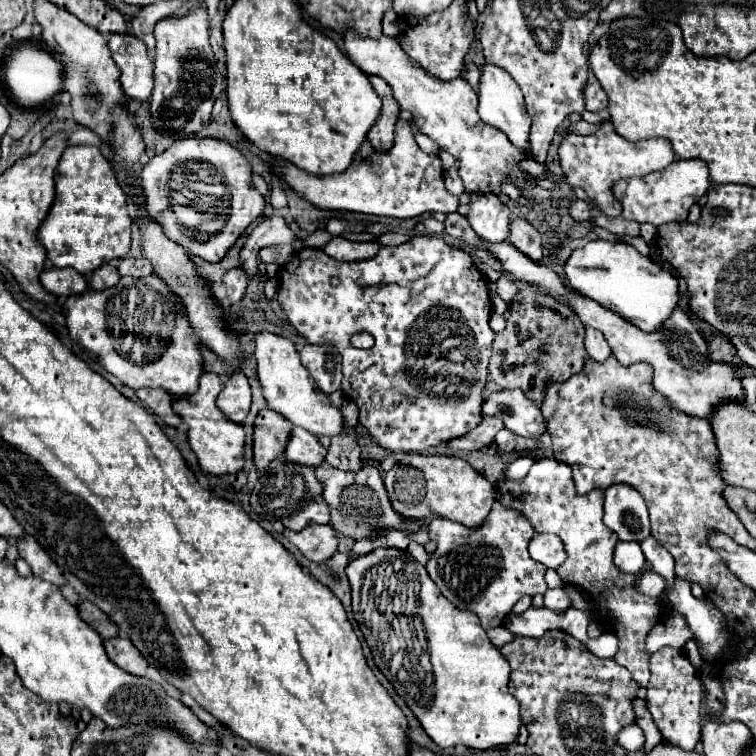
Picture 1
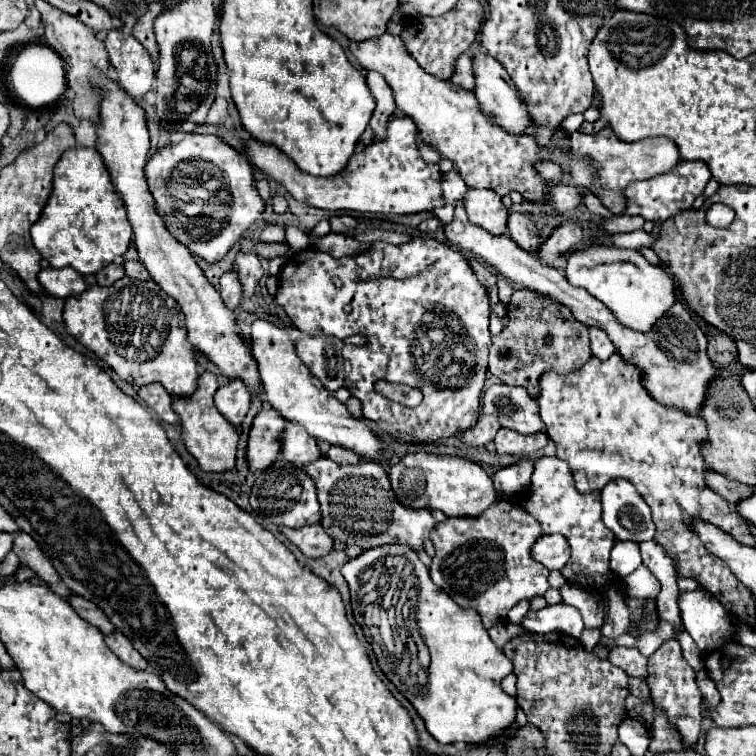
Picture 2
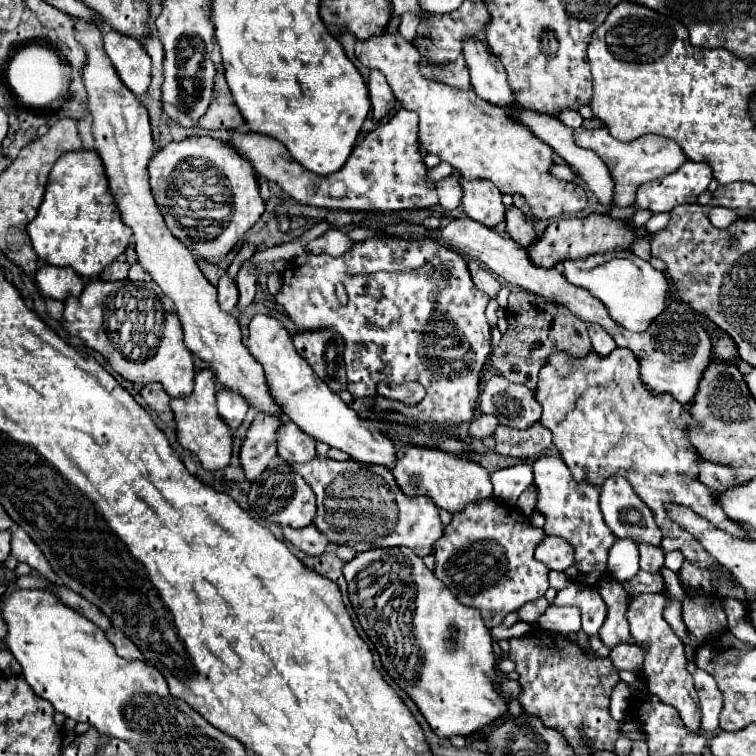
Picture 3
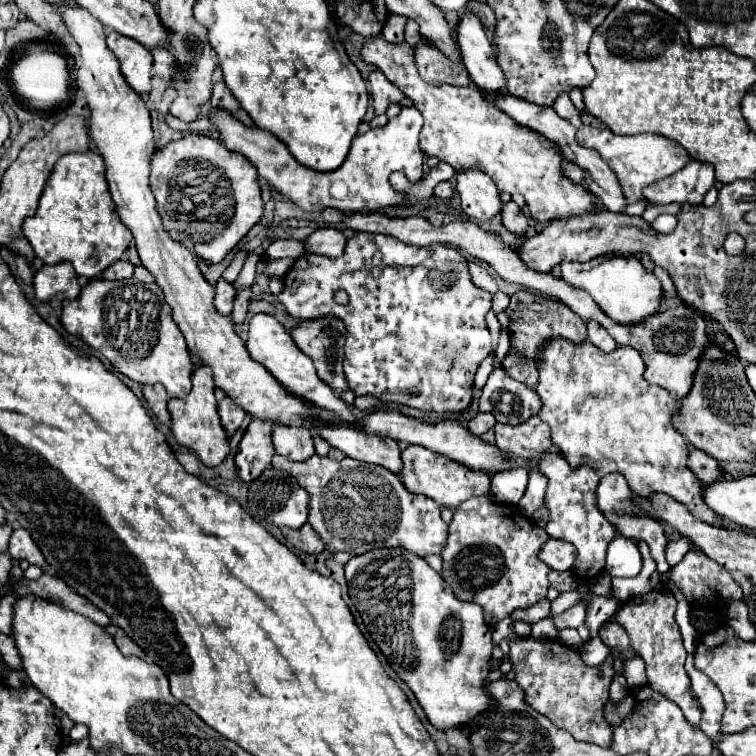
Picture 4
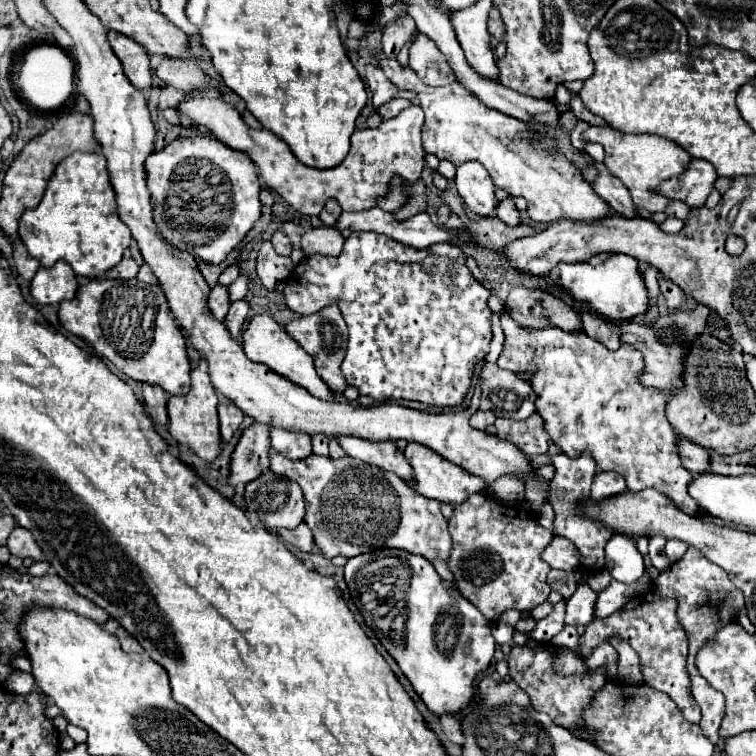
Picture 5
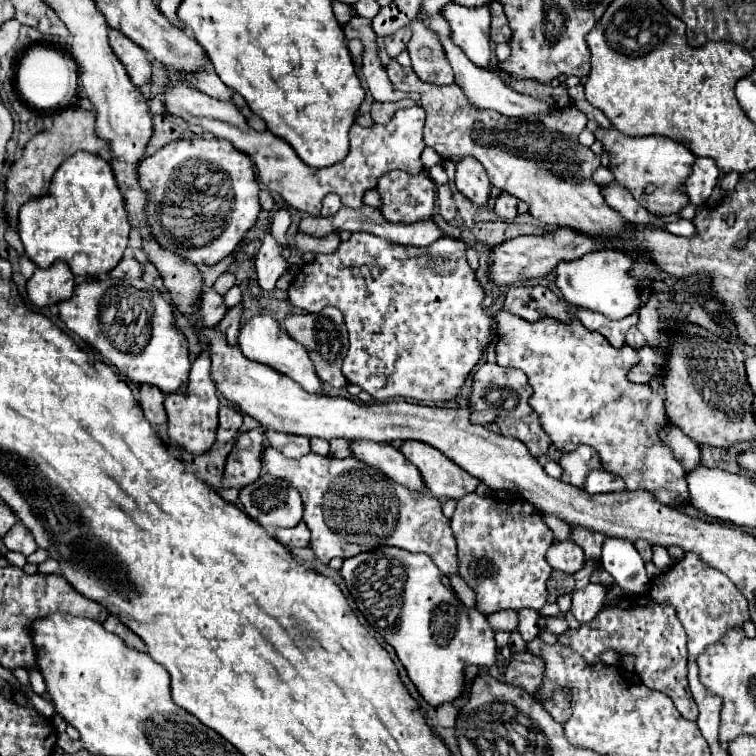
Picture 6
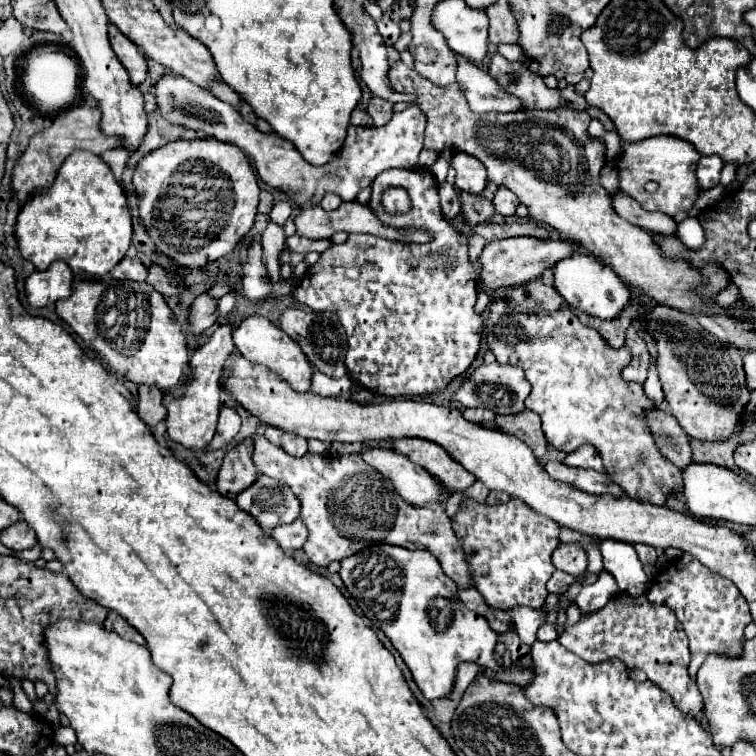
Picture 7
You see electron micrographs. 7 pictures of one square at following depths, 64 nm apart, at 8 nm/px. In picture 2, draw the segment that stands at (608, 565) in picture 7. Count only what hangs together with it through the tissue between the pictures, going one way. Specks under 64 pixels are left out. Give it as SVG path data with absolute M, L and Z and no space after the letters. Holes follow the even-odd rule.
M616 542L612 548L612 558L610 558L610 568L616 576L626 578L628 574L632 574L638 566L642 564L640 558L640 550L636 542Z

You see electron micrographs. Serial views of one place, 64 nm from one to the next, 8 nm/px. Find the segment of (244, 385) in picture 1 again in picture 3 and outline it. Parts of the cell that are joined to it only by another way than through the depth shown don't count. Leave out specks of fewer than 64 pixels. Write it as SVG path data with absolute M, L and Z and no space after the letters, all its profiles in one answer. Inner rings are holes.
M220 390L216 394L216 402L218 402L218 412L224 418L224 422L230 426L230 430L236 430L248 412L248 404L244 402L244 398L230 390Z

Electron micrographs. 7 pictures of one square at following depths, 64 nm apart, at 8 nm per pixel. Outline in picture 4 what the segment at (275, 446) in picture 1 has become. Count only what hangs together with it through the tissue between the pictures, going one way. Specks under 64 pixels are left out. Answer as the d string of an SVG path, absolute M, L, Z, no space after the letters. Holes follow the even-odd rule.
M252 420L250 426L246 428L246 432L240 440L238 452L234 456L240 482L256 480L270 466L272 454L274 454L272 424Z

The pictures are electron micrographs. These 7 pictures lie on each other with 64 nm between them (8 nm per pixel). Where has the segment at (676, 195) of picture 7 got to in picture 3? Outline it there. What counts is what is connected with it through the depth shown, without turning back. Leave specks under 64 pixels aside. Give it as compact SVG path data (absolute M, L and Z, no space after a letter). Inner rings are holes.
M584 126L576 128L576 144L580 144L582 148L590 148L594 150L610 168L612 178L616 180L616 206L630 206L636 202L636 190L652 180L664 178L670 172L678 170L684 162L686 156L682 152L682 148L674 142L668 140L664 136L656 136L656 134L644 134L636 140L630 142L620 142L616 140L608 128L598 128L598 130L588 130Z

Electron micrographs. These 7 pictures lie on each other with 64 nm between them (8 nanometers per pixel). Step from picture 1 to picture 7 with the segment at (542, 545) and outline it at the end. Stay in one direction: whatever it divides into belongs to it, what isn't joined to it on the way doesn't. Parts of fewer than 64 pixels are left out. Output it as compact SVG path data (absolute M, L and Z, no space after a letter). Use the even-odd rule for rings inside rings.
M560 544L556 548L556 552L552 554L552 562L558 570L564 570L564 572L572 574L574 578L582 576L588 566L586 552L578 544Z

